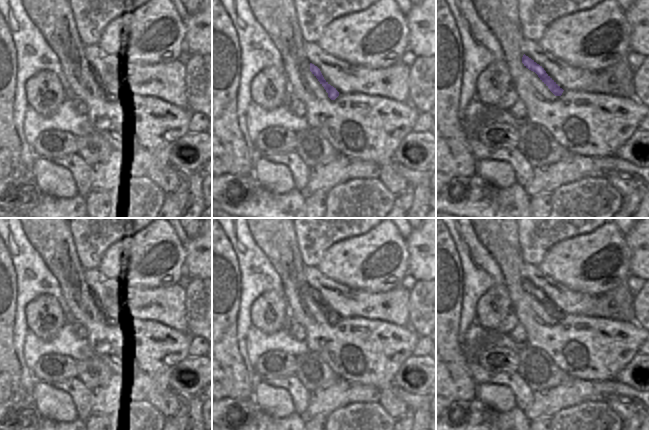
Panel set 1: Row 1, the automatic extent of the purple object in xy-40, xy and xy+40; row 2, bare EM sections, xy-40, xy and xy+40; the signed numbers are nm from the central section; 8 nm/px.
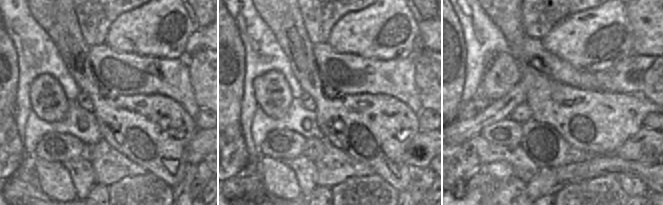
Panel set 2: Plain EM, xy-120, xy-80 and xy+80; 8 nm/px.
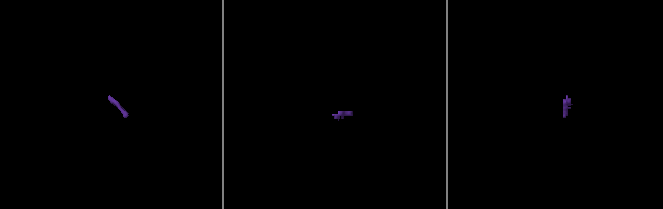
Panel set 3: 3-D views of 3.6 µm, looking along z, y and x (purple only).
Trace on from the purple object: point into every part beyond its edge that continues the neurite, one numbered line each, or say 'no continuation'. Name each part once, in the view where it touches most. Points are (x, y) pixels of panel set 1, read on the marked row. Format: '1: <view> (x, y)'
1: xy+40 (568, 77)

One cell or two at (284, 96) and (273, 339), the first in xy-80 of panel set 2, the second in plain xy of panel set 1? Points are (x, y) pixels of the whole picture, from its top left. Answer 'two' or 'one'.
two

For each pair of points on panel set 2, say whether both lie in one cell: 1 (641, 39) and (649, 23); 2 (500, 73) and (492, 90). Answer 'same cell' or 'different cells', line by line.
1: same cell
2: same cell

